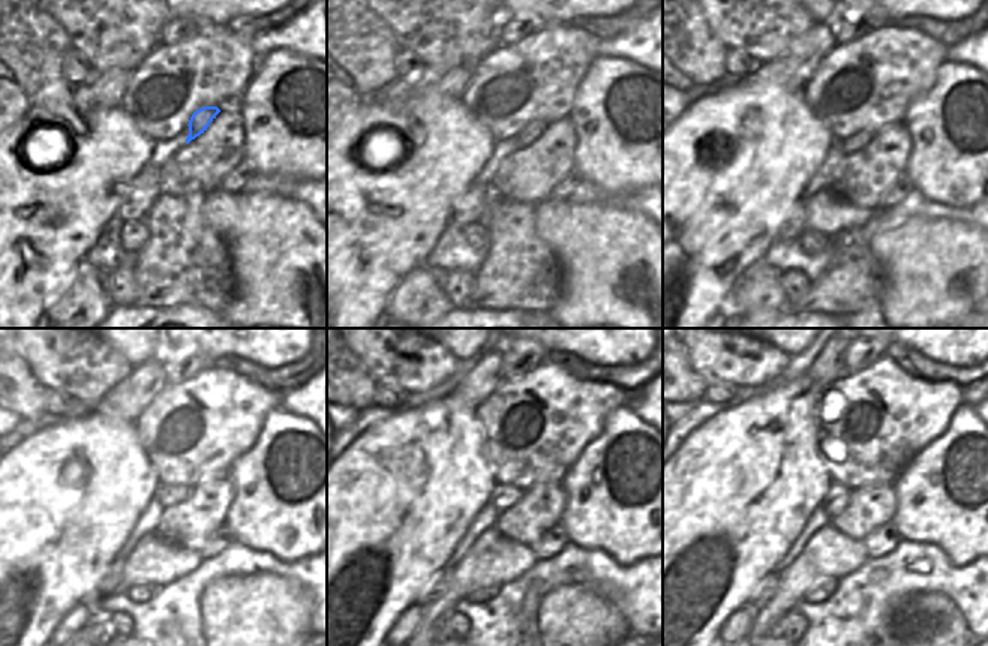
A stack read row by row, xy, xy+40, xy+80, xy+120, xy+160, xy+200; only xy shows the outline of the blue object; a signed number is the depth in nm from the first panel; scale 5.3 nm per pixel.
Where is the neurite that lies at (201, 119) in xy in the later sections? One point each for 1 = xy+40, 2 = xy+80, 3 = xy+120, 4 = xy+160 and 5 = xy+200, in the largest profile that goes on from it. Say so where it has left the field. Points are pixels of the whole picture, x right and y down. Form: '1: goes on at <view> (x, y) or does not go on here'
1: goes on at xy+40 (535, 128)
2: goes on at xy+80 (858, 141)
3: goes on at xy+120 (168, 495)
4: goes on at xy+160 (504, 496)
5: goes on at xy+200 (837, 496)

